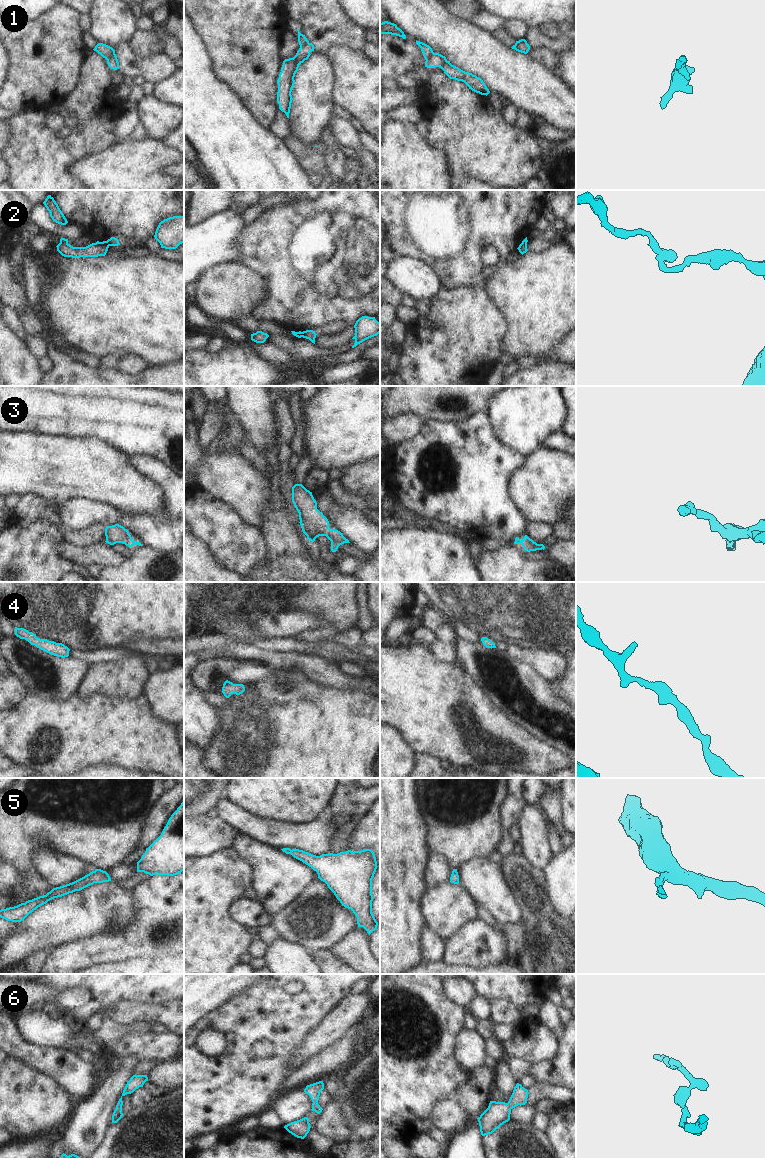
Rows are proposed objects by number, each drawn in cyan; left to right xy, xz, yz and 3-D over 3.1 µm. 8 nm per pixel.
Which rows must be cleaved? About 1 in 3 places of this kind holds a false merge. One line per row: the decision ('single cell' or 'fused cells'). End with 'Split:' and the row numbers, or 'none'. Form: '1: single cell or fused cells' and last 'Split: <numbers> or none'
1: single cell
2: fused cells
3: single cell
4: single cell
5: single cell
6: single cell
Split: 2

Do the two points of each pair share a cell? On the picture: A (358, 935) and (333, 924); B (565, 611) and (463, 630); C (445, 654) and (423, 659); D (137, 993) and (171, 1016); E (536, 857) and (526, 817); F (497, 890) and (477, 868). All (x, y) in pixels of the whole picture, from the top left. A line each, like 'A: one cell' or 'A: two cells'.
A: two cells
B: two cells
C: two cells
D: two cells
E: one cell
F: one cell

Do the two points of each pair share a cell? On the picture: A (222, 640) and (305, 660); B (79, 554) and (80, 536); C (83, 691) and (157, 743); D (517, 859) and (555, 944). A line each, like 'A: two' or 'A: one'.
A: one
B: two
C: two
D: one

